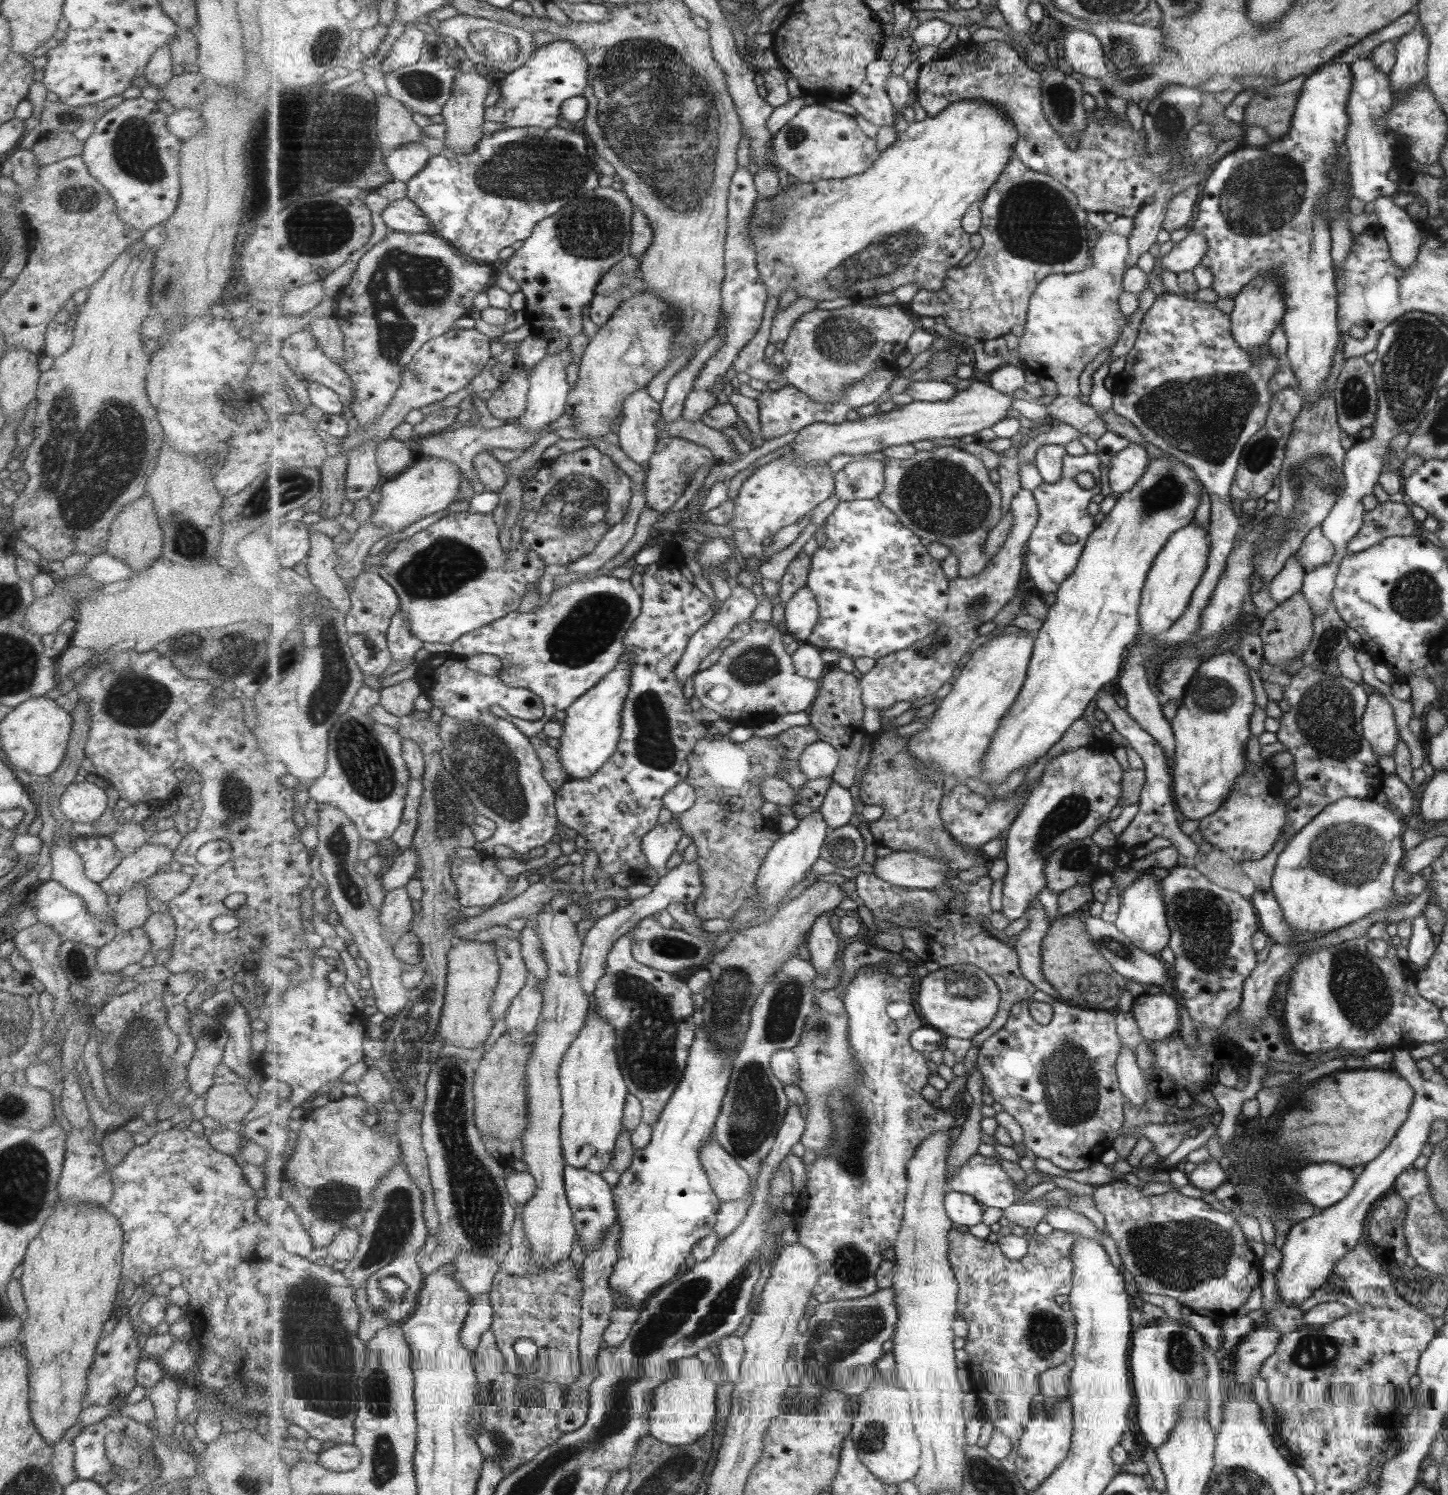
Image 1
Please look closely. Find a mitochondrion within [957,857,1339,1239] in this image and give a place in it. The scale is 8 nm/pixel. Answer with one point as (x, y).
(1203, 918)

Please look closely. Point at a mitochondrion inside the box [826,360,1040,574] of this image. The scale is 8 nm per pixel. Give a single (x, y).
(941, 497)

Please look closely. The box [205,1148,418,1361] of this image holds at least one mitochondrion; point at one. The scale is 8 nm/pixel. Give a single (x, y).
(394, 1229)

